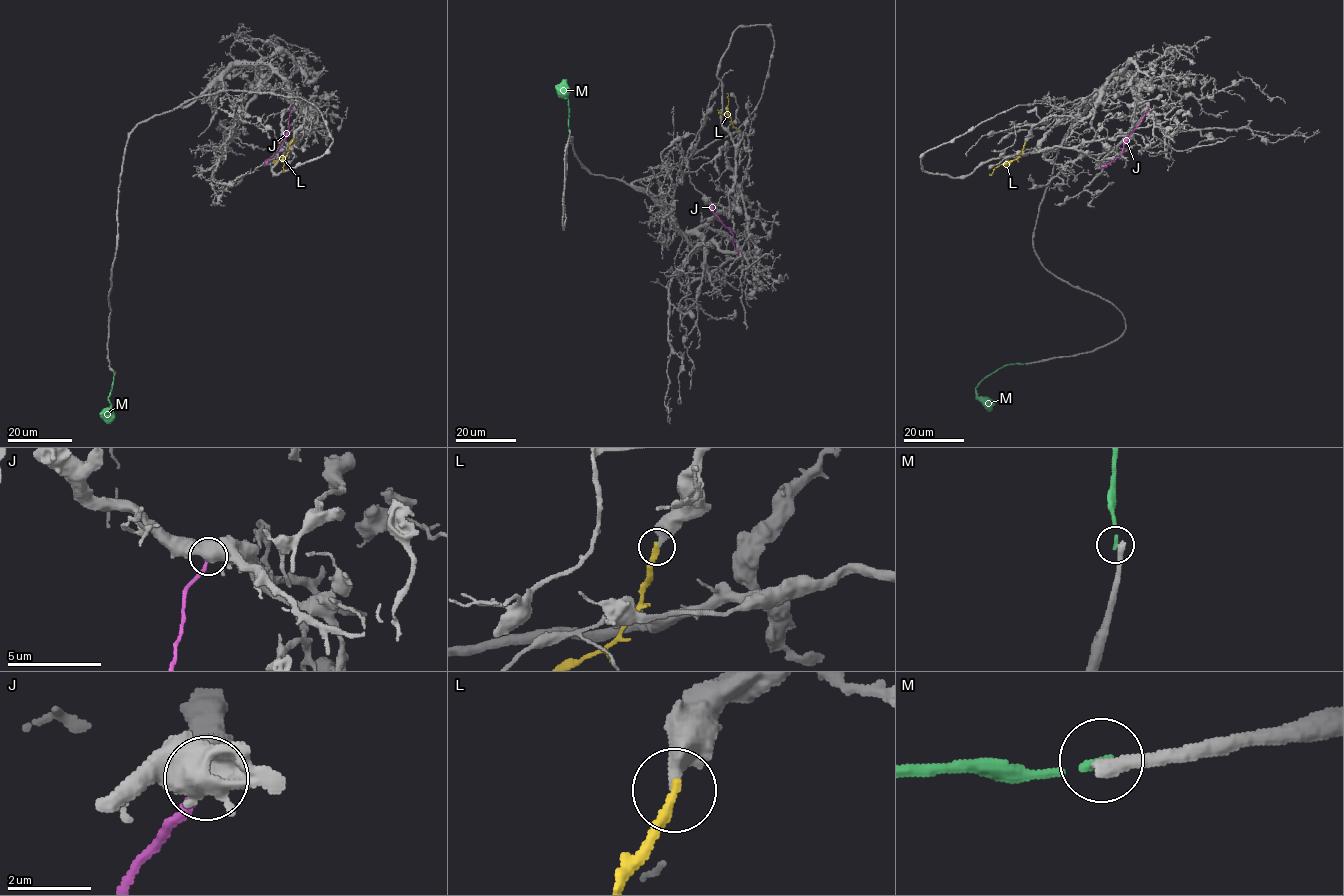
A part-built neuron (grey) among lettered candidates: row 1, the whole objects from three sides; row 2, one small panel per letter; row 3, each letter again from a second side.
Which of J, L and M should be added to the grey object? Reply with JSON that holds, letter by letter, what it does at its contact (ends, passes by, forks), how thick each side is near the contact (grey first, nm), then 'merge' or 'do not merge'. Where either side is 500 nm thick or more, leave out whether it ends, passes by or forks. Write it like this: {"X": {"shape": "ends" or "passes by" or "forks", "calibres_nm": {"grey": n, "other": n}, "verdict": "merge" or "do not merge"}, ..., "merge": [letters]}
{"J": {"calibres_nm": {"grey": 850, "other": 240}, "verdict": "do not merge"}, "L": {"shape": "ends", "calibres_nm": {"grey": 400, "other": 280}, "verdict": "merge"}, "M": {"shape": "ends", "calibres_nm": {"grey": 360, "other": 170}, "verdict": "do not merge"}, "merge": ["L"]}

